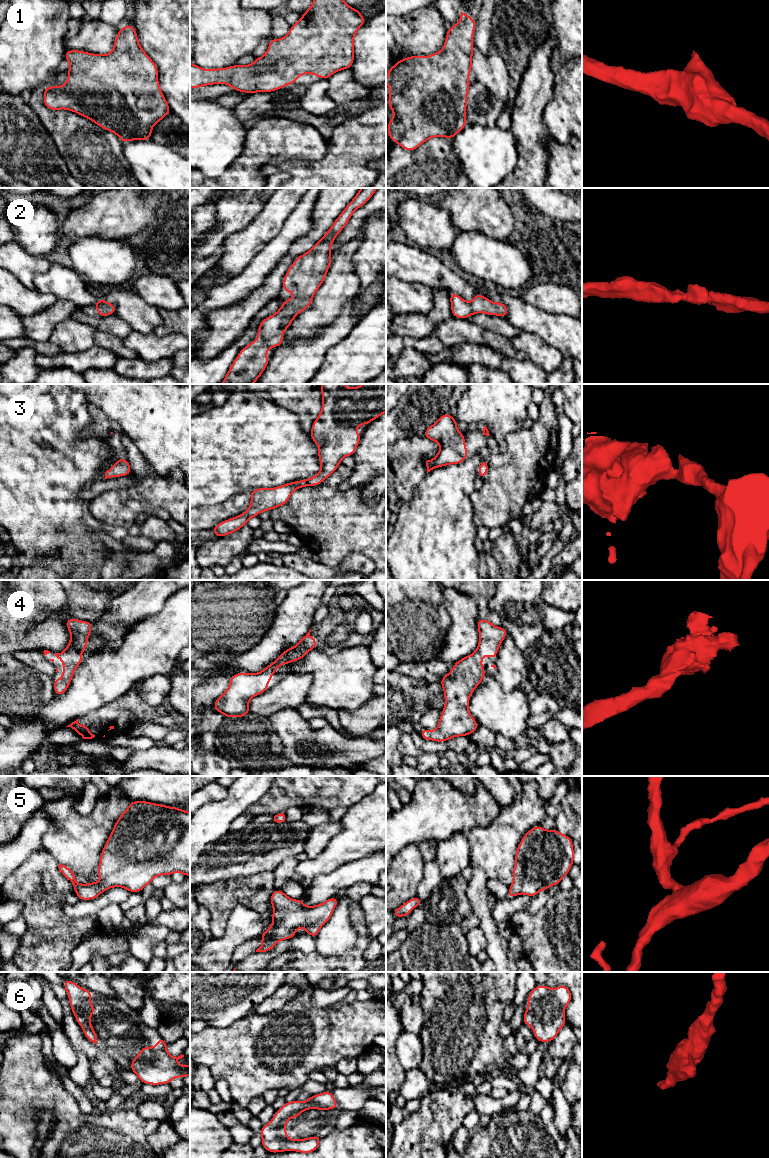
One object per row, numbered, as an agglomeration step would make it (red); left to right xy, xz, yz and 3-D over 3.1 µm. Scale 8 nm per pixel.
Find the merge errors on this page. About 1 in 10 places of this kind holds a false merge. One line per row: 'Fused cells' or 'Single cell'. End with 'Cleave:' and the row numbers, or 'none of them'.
1: Single cell
2: Single cell
3: Single cell
4: Single cell
5: Single cell
6: Single cell
Cleave: none of them

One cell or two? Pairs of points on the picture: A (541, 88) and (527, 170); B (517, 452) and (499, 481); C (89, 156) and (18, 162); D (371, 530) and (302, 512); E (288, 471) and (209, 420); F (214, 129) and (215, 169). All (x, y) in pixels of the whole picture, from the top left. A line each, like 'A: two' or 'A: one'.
A: one
B: one
C: two
D: one
E: one
F: one

